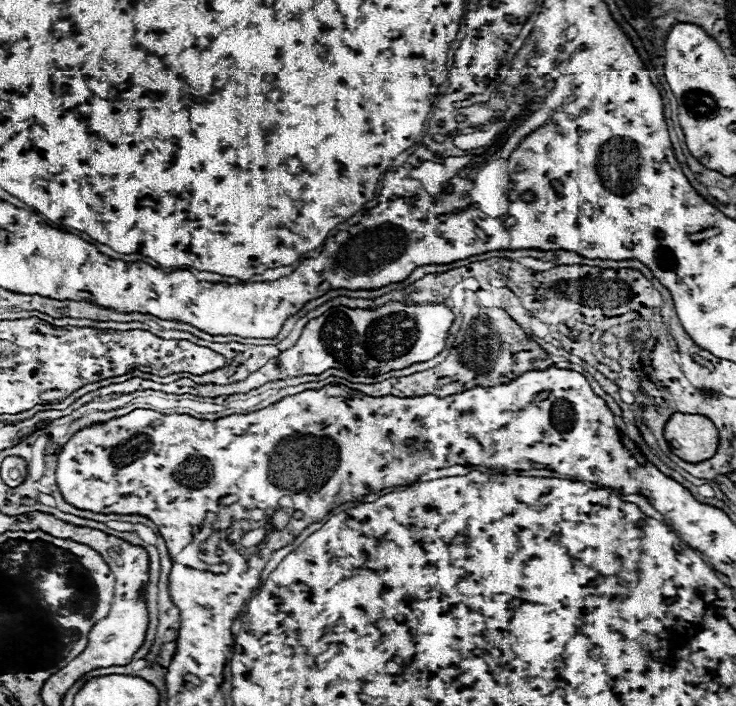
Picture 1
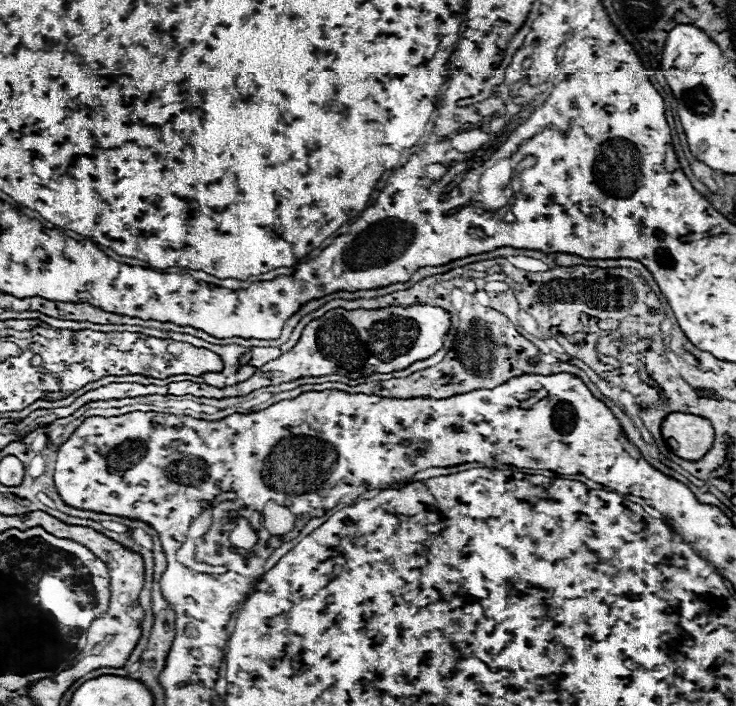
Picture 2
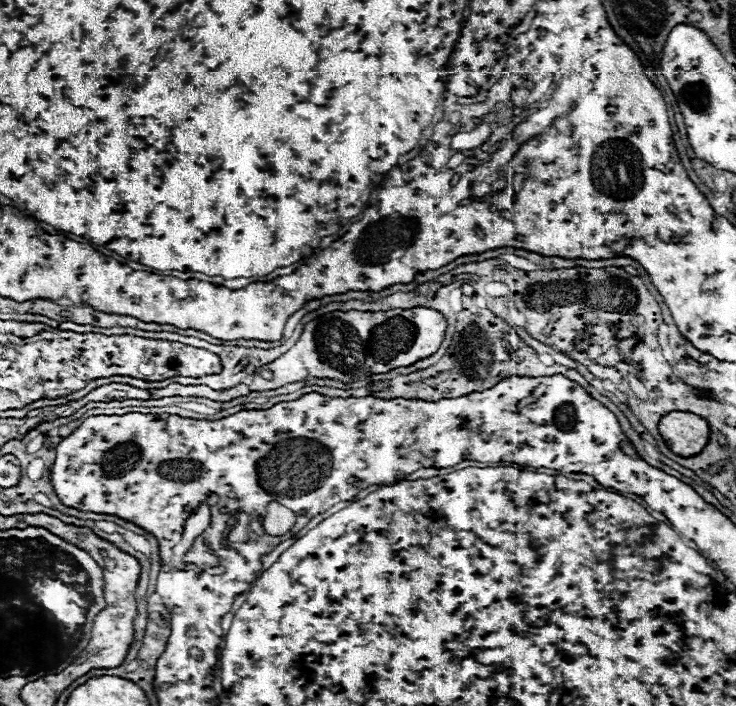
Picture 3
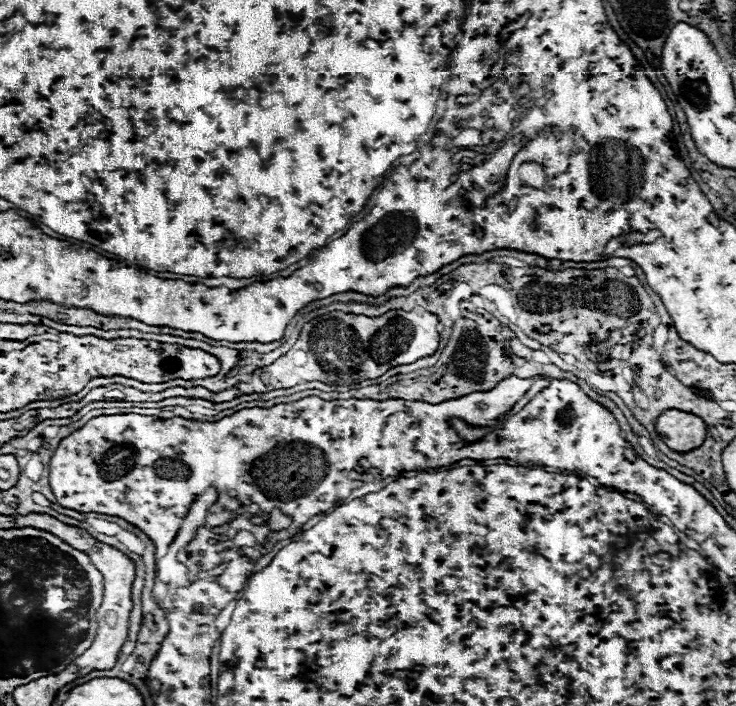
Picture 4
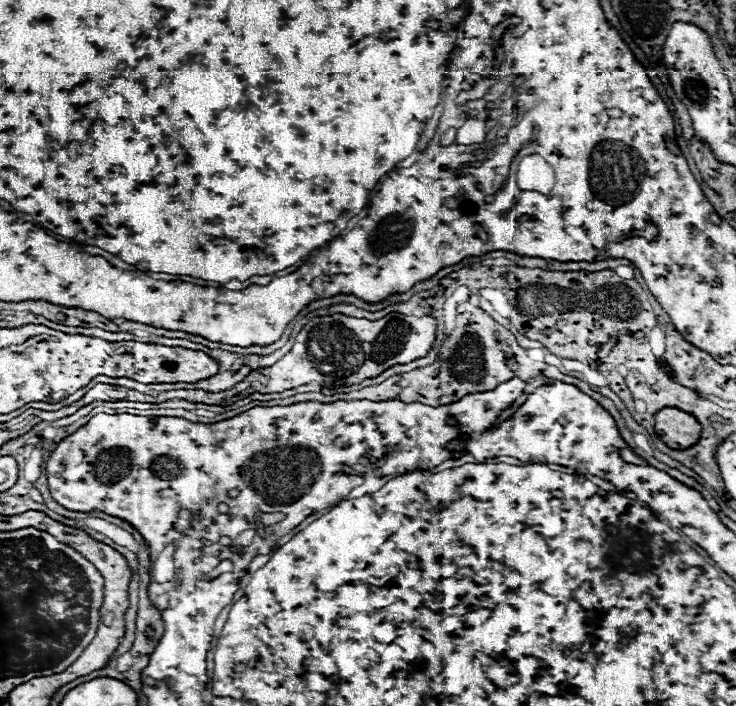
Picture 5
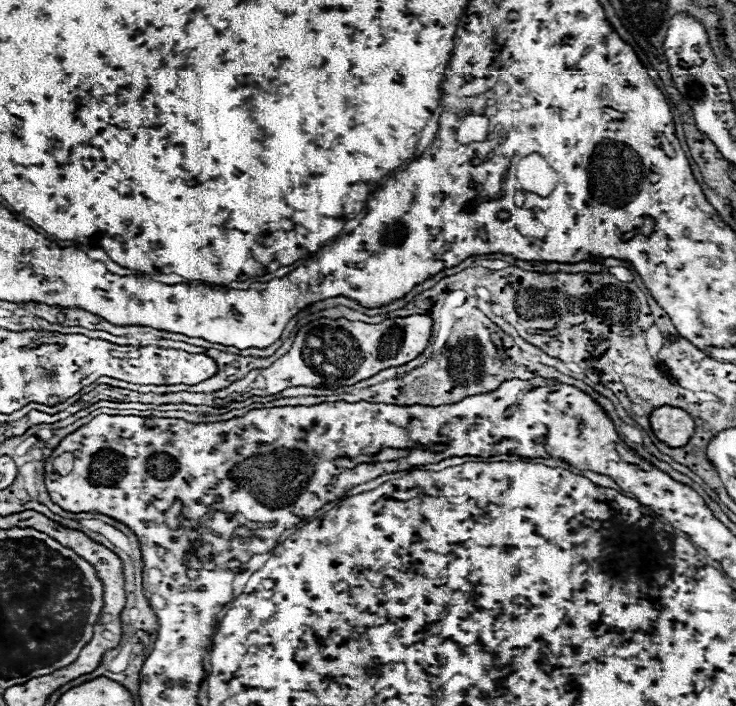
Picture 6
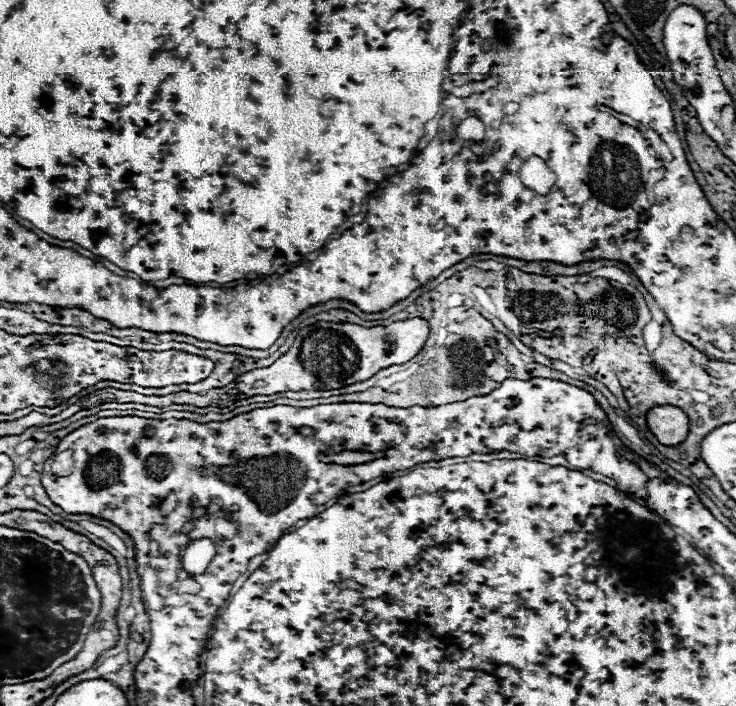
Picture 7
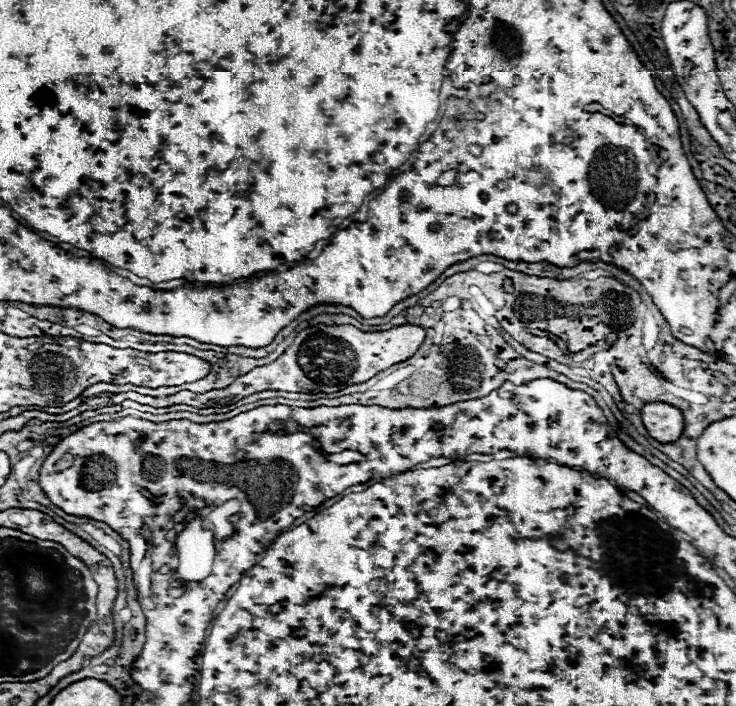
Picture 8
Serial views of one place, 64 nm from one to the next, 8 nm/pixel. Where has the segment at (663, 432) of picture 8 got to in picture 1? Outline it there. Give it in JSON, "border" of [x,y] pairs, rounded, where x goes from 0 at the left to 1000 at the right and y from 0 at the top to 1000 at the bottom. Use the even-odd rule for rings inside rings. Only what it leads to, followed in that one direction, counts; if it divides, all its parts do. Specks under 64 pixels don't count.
{"border":[[[918,584],[902,606],[902,620],[916,643],[932,654],[954,654],[973,643],[976,609],[965,592]]]}

